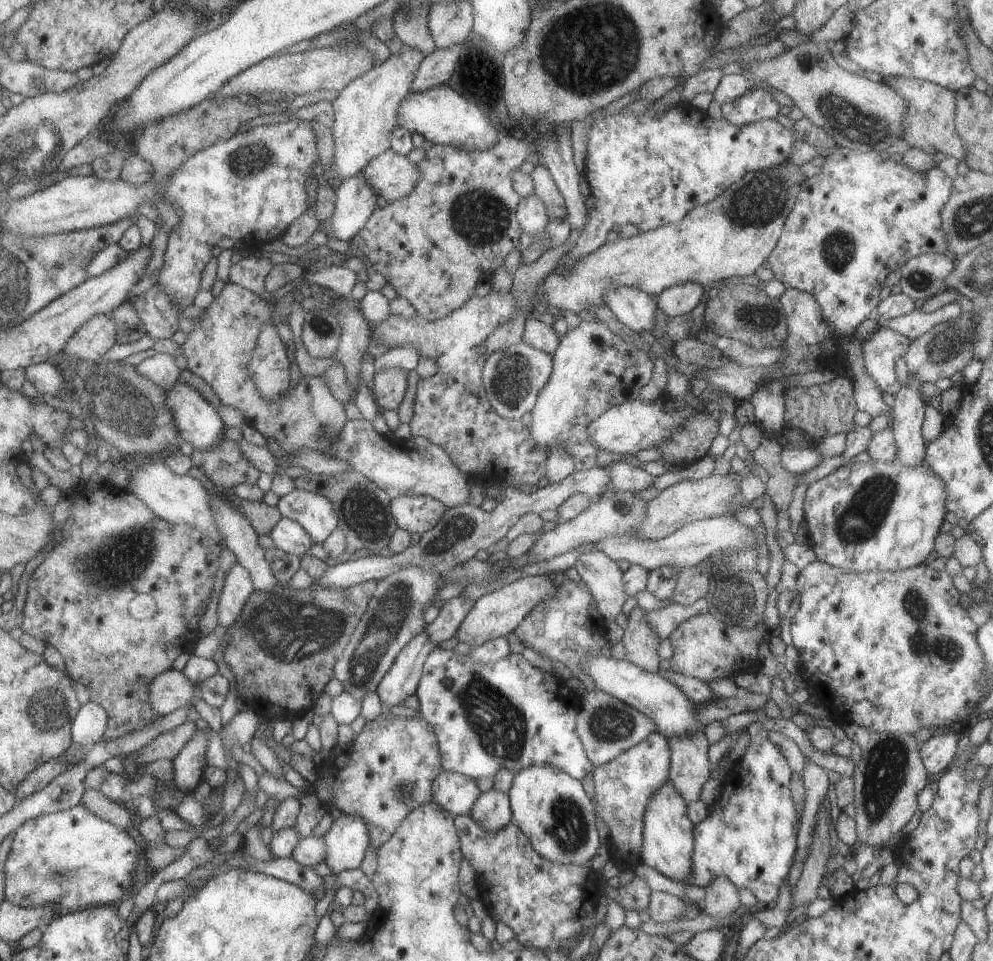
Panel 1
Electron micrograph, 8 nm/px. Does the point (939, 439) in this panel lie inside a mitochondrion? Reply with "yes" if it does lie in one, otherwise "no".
no

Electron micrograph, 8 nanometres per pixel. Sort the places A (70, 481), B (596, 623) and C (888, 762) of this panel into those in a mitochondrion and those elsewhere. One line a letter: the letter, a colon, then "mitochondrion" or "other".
A: other
B: other
C: mitochondrion

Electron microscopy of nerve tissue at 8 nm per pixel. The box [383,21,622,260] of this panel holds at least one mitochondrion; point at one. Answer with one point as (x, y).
(481, 218)

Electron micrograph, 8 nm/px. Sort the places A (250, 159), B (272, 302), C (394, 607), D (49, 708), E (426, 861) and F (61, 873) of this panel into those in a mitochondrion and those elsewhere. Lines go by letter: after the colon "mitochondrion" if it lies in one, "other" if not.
A: mitochondrion
B: other
C: mitochondrion
D: mitochondrion
E: other
F: mitochondrion

